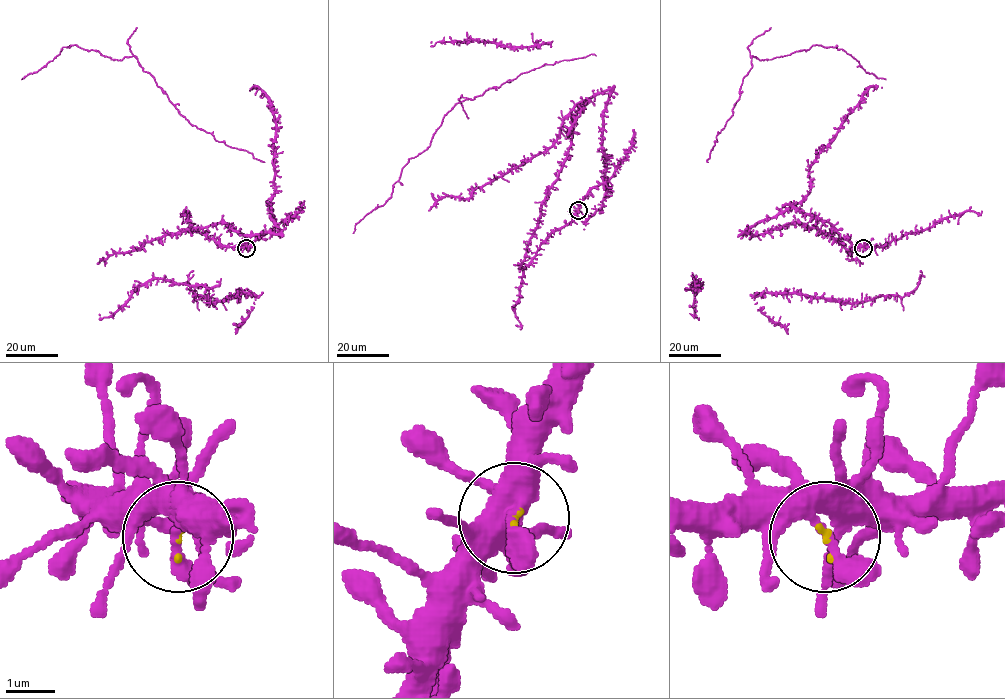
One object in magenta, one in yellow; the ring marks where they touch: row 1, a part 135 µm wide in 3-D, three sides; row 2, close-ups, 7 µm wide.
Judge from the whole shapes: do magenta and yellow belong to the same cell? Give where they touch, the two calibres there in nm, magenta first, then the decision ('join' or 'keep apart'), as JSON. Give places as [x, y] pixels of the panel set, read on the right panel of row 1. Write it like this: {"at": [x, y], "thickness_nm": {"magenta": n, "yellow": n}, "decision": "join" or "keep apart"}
{"at": [863, 248], "thickness_nm": {"magenta": 320, "yellow": 60}, "decision": "join"}

